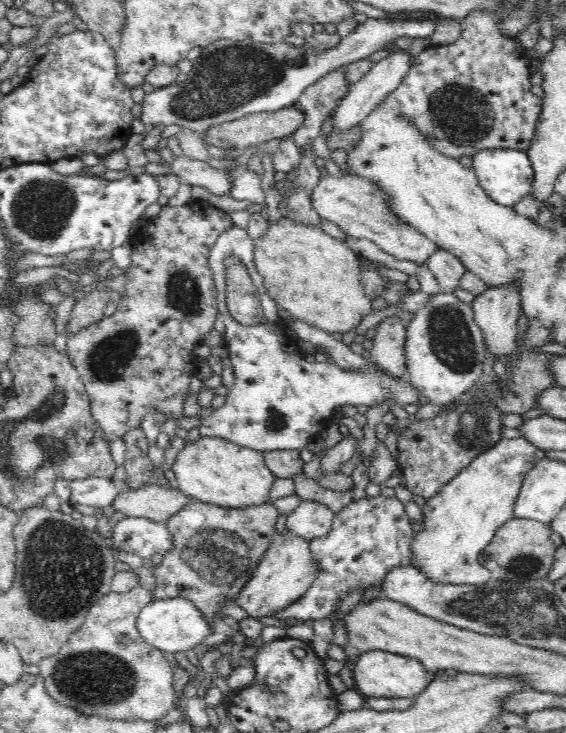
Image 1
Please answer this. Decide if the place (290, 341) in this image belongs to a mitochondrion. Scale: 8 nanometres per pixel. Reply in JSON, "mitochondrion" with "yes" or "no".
{"mitochondrion":"no"}

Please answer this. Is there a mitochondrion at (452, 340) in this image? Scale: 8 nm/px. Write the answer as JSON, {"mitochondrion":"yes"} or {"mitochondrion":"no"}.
{"mitochondrion":"yes"}

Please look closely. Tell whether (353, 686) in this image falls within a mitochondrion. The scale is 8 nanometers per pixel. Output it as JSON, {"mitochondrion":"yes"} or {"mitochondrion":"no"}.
{"mitochondrion":"no"}

